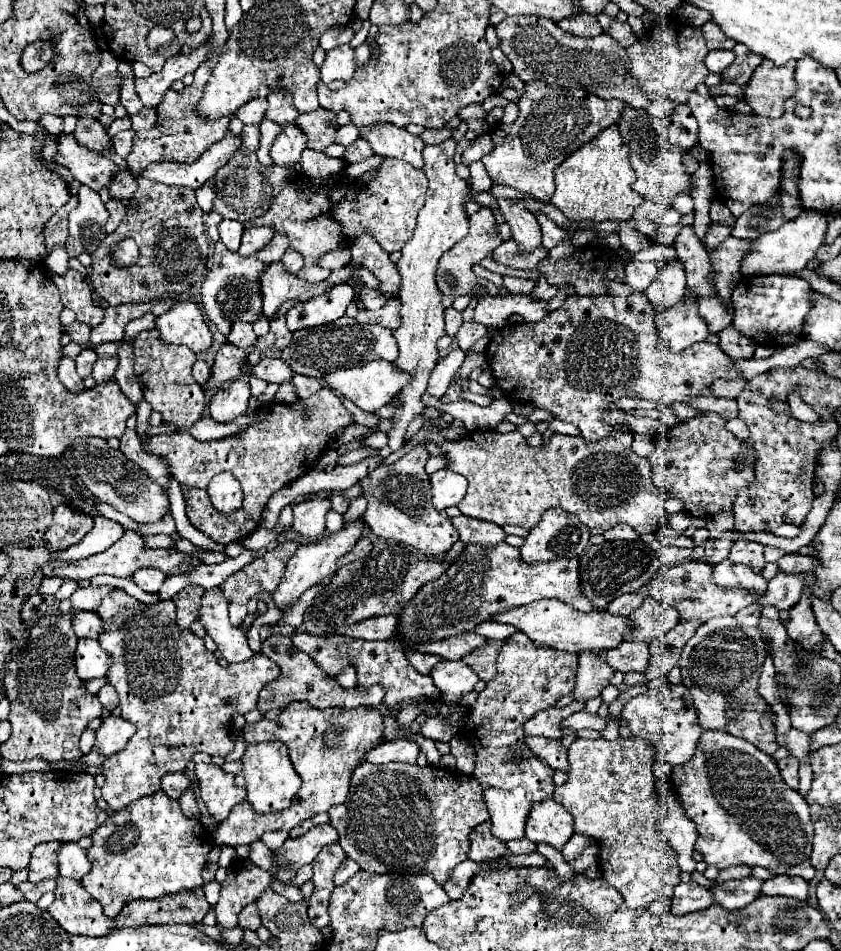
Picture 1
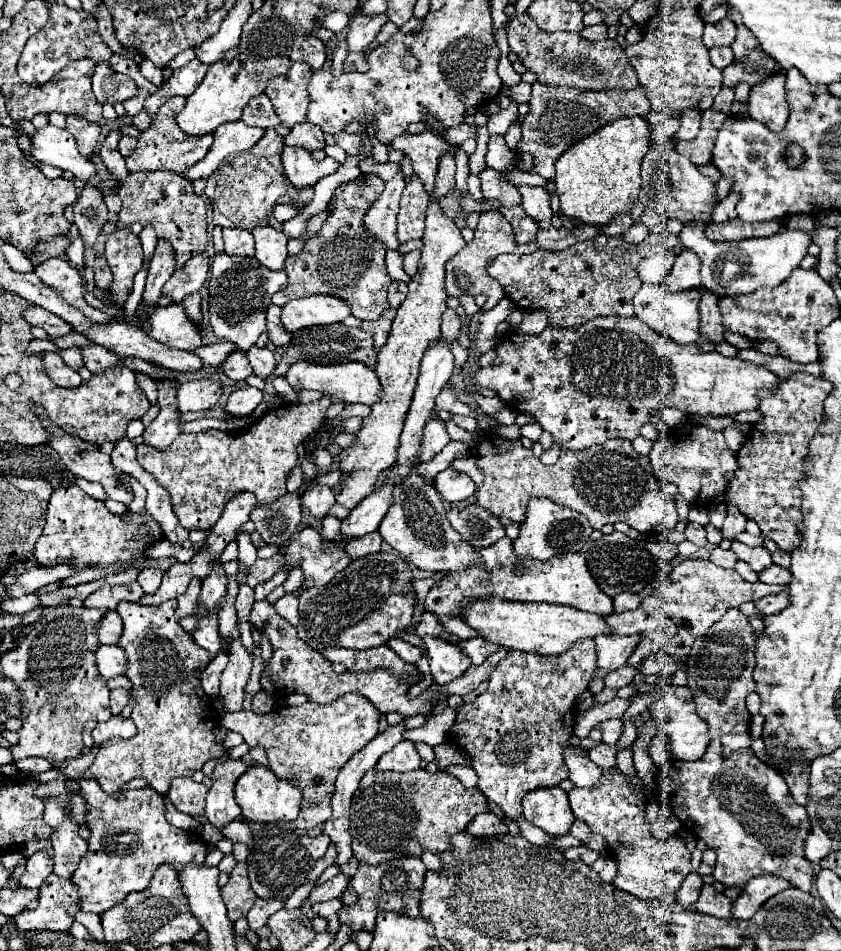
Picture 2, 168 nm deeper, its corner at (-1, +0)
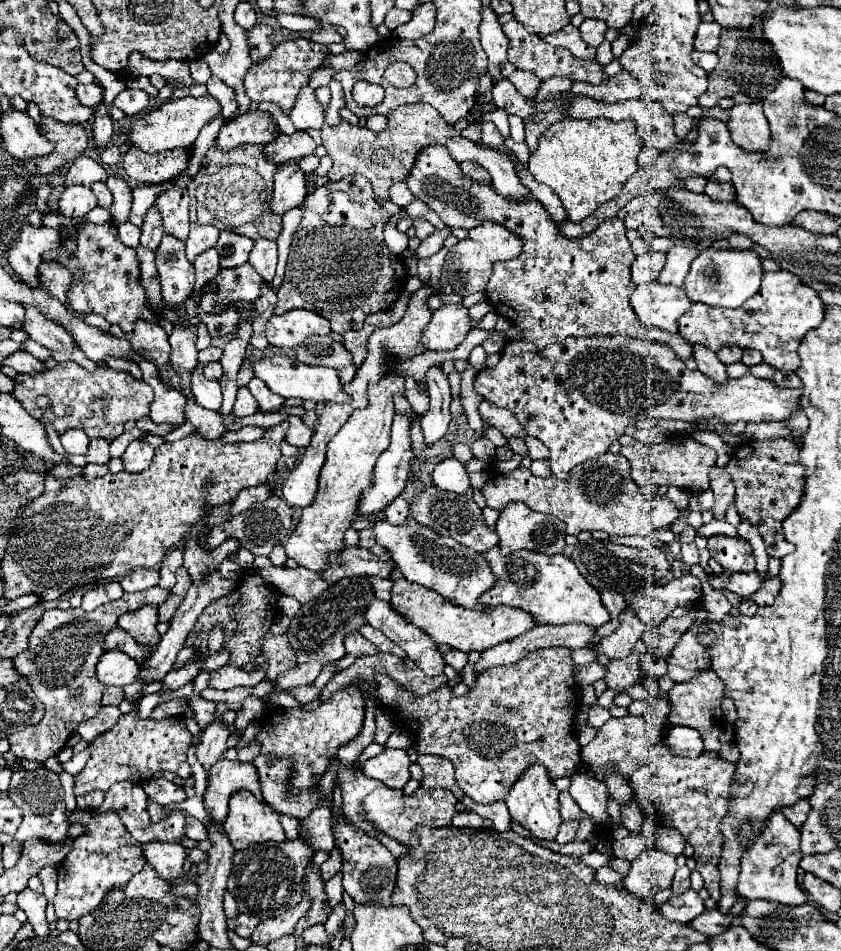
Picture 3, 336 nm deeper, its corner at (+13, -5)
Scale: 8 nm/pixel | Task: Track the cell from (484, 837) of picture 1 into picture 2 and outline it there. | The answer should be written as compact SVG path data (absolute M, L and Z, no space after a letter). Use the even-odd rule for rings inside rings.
M491 811L475 815L475 821L467 823L467 833L473 837L489 837L489 835L505 835L507 825Z

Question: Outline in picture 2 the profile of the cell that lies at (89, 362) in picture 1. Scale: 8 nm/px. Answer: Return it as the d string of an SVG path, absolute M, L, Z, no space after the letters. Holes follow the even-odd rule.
M77 347L61 349L61 351L59 351L59 355L61 355L61 359L63 359L69 367L73 367L75 371L79 371L79 367L83 367L83 359L81 359L81 353L79 353L79 349L77 349Z

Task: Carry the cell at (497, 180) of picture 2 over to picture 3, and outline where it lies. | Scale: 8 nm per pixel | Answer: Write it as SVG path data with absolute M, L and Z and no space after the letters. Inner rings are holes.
M461 162L459 166L461 166L465 178L469 178L469 180L473 180L473 182L477 182L477 184L491 184L489 172L487 172L485 168L481 168L481 166L473 164L473 162Z

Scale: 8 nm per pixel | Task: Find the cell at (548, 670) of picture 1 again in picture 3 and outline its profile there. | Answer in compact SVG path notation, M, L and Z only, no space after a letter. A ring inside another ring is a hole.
M565 646L541 648L527 654L521 662L485 670L485 674L477 678L475 688L459 698L451 694L449 686L441 686L433 694L415 698L385 676L377 676L377 682L383 706L405 708L403 712L397 712L397 718L403 724L407 724L415 734L415 750L419 754L437 754L449 758L455 766L457 784L477 804L503 802L509 788L529 766L535 764L547 766L549 778L553 782L557 778L571 776L575 766L579 766L581 746L577 744L571 726L573 714L577 714L579 710L577 686L575 686L575 662L571 658L571 650Z

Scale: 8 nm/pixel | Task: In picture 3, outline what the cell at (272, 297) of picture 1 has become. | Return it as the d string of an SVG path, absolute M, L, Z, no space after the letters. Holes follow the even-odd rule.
M349 176L339 182L329 180L313 194L309 194L305 200L305 214L301 226L293 234L291 252L287 260L289 266L285 270L281 288L277 290L277 306L273 312L283 314L293 308L313 310L325 316L335 332L345 334L349 330L361 330L367 314L393 306L405 286L407 272L403 260L399 256L393 256L383 242L385 222L387 220L377 214L373 188L365 176Z

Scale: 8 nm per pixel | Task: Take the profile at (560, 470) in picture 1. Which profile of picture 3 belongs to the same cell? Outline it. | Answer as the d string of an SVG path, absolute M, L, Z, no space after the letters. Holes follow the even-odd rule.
M605 452L591 462L575 466L567 480L559 480L553 474L549 478L537 478L523 466L507 474L491 470L489 480L481 486L481 494L487 500L487 506L499 512L503 512L507 504L519 500L537 512L557 516L567 524L567 534L571 536L577 536L583 530L603 530L609 536L653 536L659 528L669 526L679 516L675 504L665 496L647 500L631 478L629 460L613 452Z

